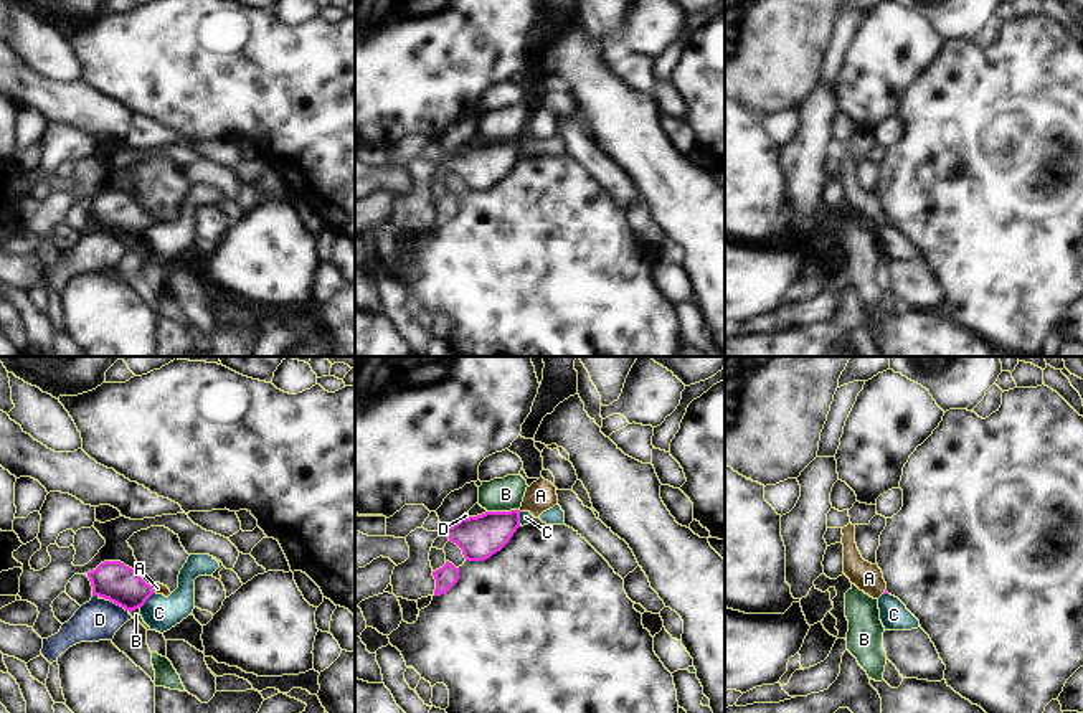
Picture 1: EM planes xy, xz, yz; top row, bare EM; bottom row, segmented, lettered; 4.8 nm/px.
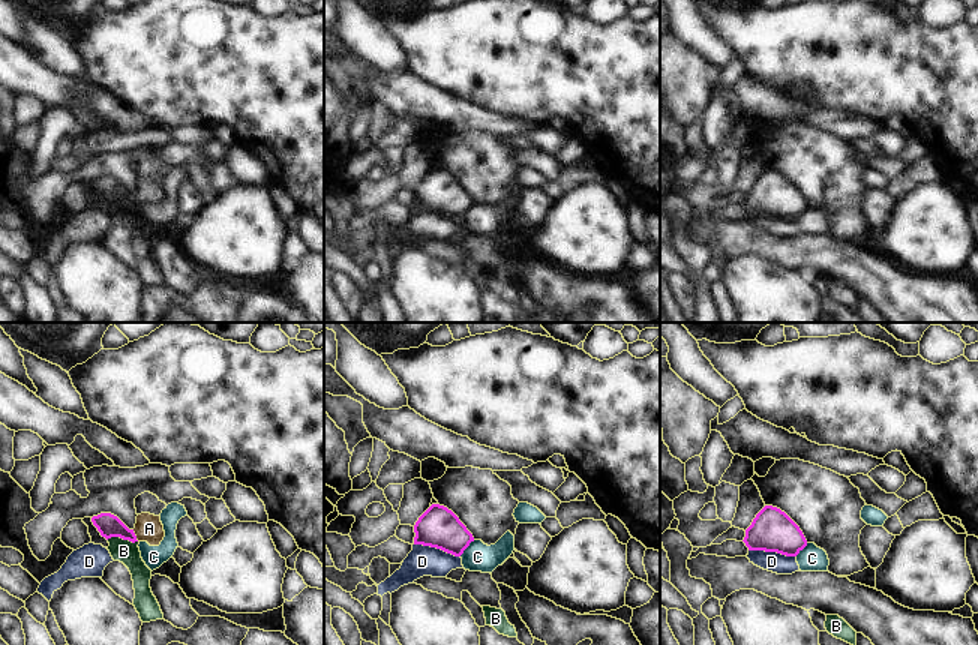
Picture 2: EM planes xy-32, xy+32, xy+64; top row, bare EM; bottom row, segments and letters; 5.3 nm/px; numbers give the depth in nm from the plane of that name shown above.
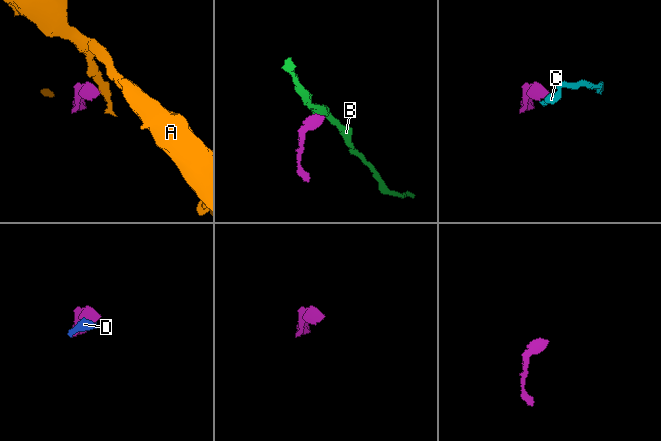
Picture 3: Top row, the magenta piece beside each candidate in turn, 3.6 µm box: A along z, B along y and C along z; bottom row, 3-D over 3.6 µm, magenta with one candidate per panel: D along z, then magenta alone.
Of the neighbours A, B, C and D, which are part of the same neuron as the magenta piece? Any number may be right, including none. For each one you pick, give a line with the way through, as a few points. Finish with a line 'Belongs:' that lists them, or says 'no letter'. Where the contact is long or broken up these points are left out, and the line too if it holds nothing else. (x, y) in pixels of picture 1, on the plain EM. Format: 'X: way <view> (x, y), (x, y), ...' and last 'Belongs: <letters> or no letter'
A: way xy (121, 215), (126, 218), (151, 218), (157, 218)
Belongs: A

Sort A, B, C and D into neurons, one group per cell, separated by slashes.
A / B / C D

